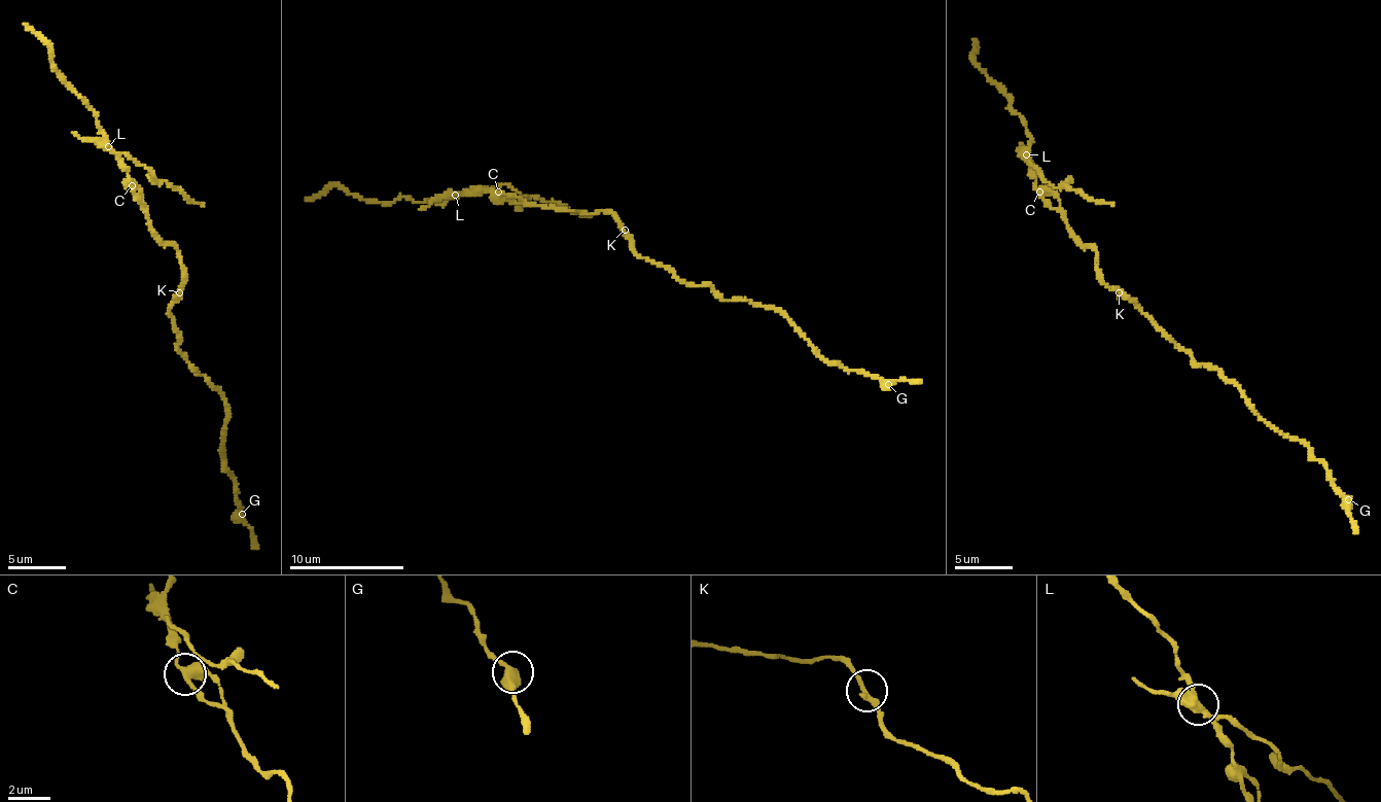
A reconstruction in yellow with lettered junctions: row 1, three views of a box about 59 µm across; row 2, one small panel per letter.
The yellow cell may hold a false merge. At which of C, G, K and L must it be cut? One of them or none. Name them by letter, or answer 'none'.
L

